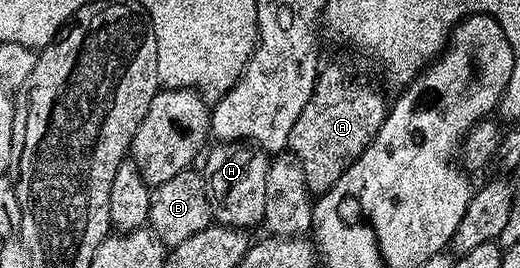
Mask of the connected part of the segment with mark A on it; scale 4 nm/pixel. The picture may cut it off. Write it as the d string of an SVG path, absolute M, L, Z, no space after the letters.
M330 63L318 72L312 97L308 105L300 109L292 133L288 151L304 169L306 188L311 196L328 193L336 181L354 164L356 157L364 153L372 137L386 120L388 99L378 91L373 91L366 83L357 83L338 63Z

